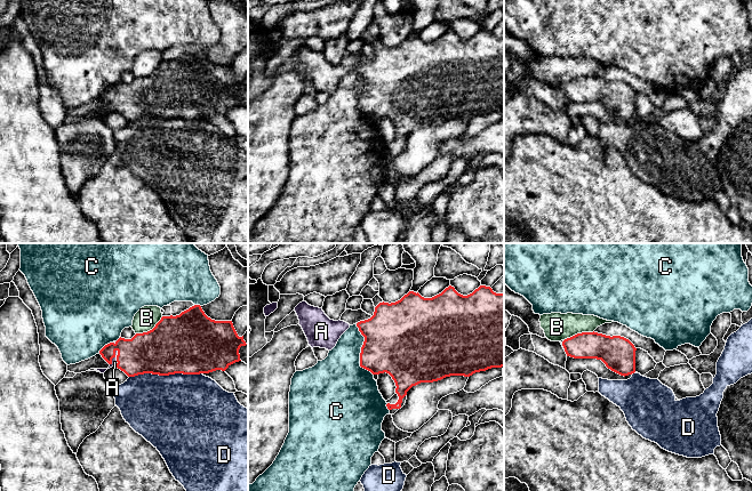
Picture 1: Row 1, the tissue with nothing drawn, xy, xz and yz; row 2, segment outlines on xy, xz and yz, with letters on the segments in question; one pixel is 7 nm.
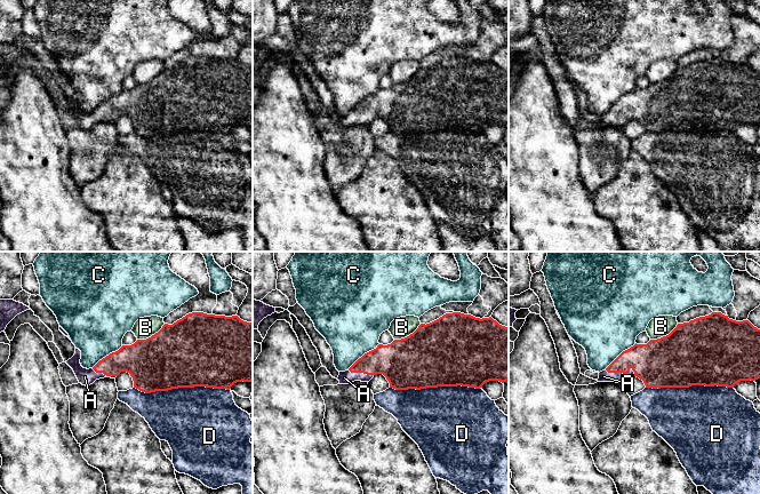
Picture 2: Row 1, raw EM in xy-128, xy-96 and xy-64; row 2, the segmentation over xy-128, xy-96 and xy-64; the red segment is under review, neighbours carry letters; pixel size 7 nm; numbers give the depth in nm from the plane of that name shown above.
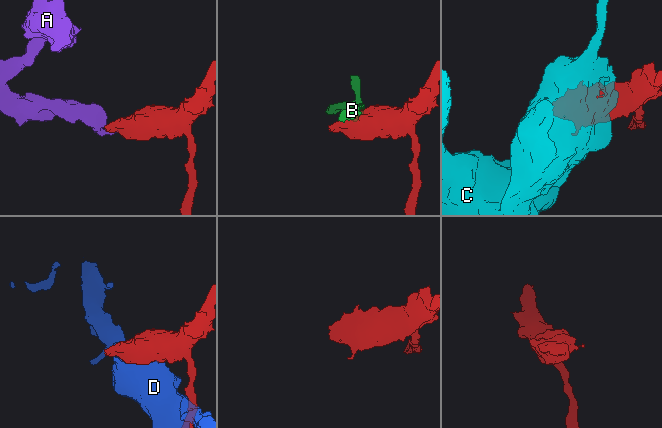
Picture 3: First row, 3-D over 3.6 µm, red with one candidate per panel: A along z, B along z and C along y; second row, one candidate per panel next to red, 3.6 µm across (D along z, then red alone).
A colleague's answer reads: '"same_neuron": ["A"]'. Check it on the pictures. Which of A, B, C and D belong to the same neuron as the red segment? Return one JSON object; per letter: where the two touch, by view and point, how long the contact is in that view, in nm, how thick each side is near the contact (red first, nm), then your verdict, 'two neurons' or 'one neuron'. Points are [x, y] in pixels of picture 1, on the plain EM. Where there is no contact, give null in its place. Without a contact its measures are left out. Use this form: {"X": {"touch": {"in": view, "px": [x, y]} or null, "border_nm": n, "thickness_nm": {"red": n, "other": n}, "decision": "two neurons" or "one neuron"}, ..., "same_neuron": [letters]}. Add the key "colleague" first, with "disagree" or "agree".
{"colleague": "agree", "A": {"touch": {"in": "xy", "px": [113, 101]}, "border_nm": 120, "thickness_nm": {"red": 280, "other": 40}, "decision": "one neuron"}, "B": {"touch": {"in": "yz", "px": [578, 78]}, "border_nm": 220, "thickness_nm": {"red": 190, "other": 200}, "decision": "two neurons"}, "C": {"touch": {"in": "xz", "px": [361, 95]}, "border_nm": 380, "thickness_nm": {"red": 440, "other": 340}, "decision": "two neurons"}, "D": {"touch": {"in": "xy", "px": [165, 119]}, "border_nm": 500, "thickness_nm": {"red": 420, "other": 500}, "decision": "two neurons"}, "same_neuron": ["A"]}

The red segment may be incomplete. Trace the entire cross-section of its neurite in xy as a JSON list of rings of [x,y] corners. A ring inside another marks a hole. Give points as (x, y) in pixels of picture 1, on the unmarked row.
[[[194,49],[176,61],[162,61],[155,71],[131,83],[119,82],[105,89],[99,98],[110,108],[128,121],[144,118],[169,120],[175,118],[200,119],[216,114],[225,115],[231,108],[241,105],[239,94],[246,90],[232,65],[215,65],[208,62],[200,49]]]

